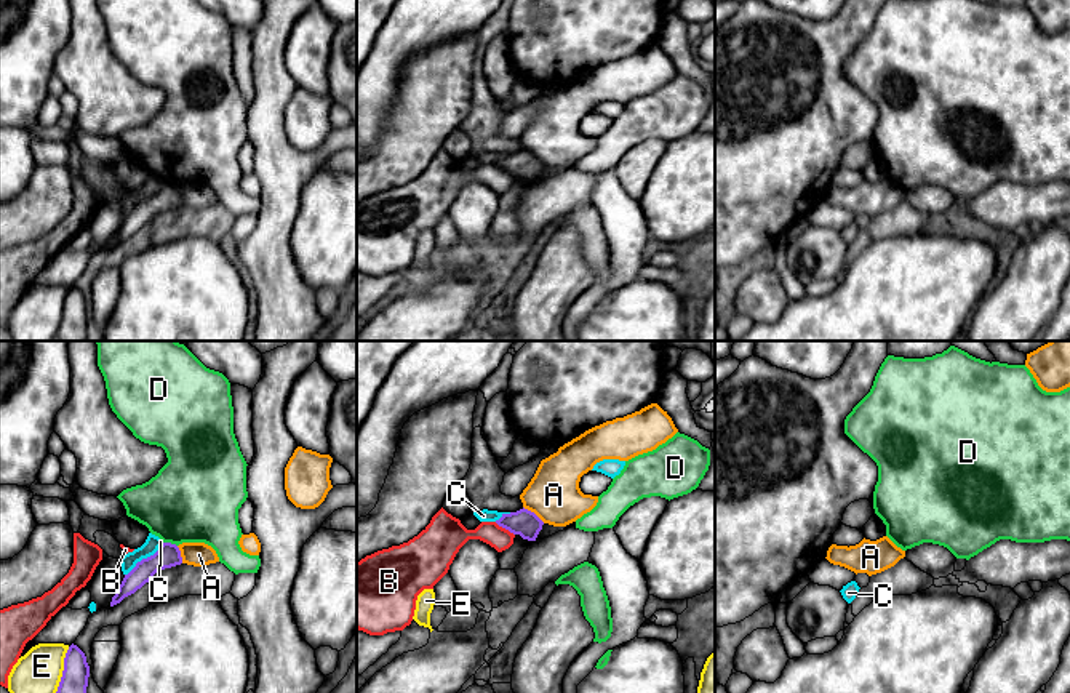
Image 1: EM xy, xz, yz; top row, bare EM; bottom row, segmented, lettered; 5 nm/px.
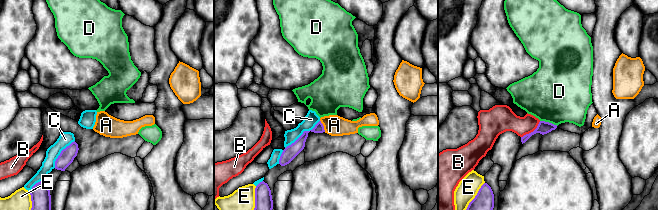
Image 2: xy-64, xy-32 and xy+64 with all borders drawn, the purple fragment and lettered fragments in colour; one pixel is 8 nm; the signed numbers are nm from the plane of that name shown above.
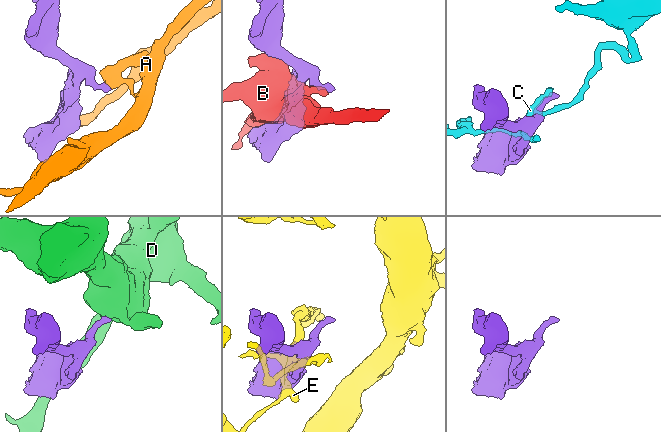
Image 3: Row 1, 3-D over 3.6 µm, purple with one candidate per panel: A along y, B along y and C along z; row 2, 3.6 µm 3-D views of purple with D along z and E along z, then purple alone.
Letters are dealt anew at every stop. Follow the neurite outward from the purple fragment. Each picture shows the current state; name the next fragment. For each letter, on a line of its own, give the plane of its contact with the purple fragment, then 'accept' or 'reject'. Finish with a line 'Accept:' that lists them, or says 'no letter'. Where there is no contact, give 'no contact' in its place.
A: meets purple in xz; reject
B: meets purple in xz; reject
C: meets purple in xy; reject
D: meets purple in xy; reject
E: meets purple in xy; reject
Accept: no letter

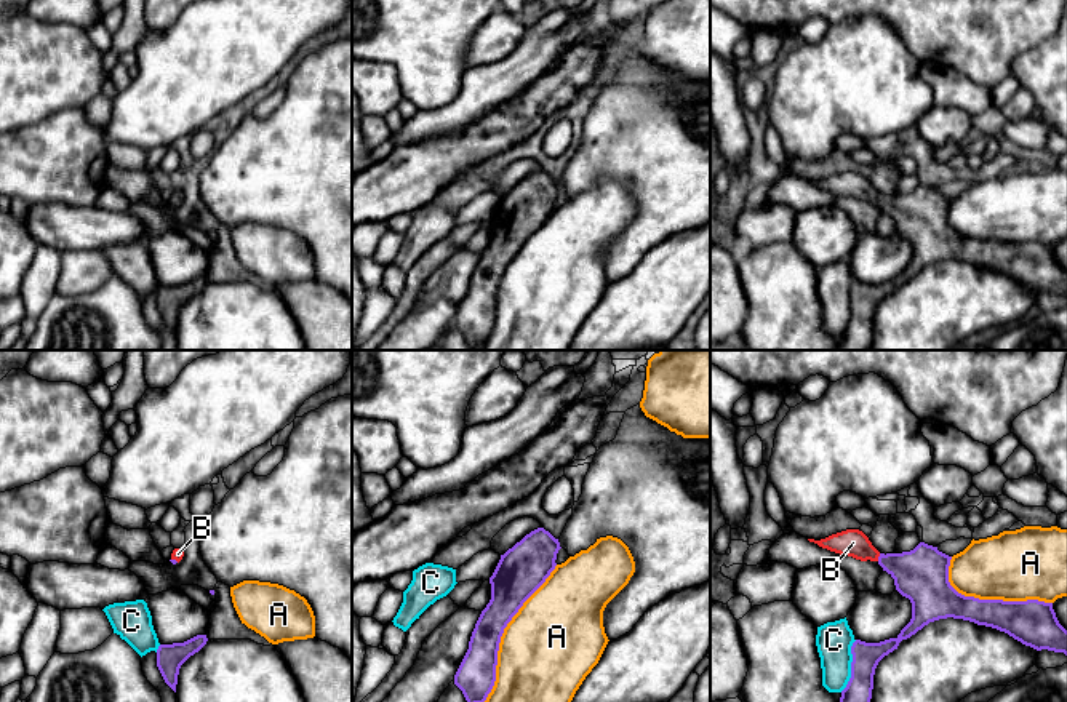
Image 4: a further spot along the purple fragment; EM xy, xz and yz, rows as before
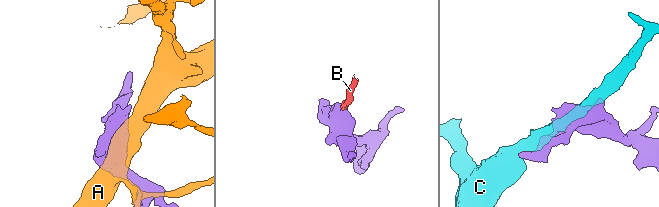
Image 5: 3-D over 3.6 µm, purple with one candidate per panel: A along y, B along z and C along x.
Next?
A: meets purple in xz; reject
B: meets purple in yz; accept
C: meets purple in yz; reject
Accept: B

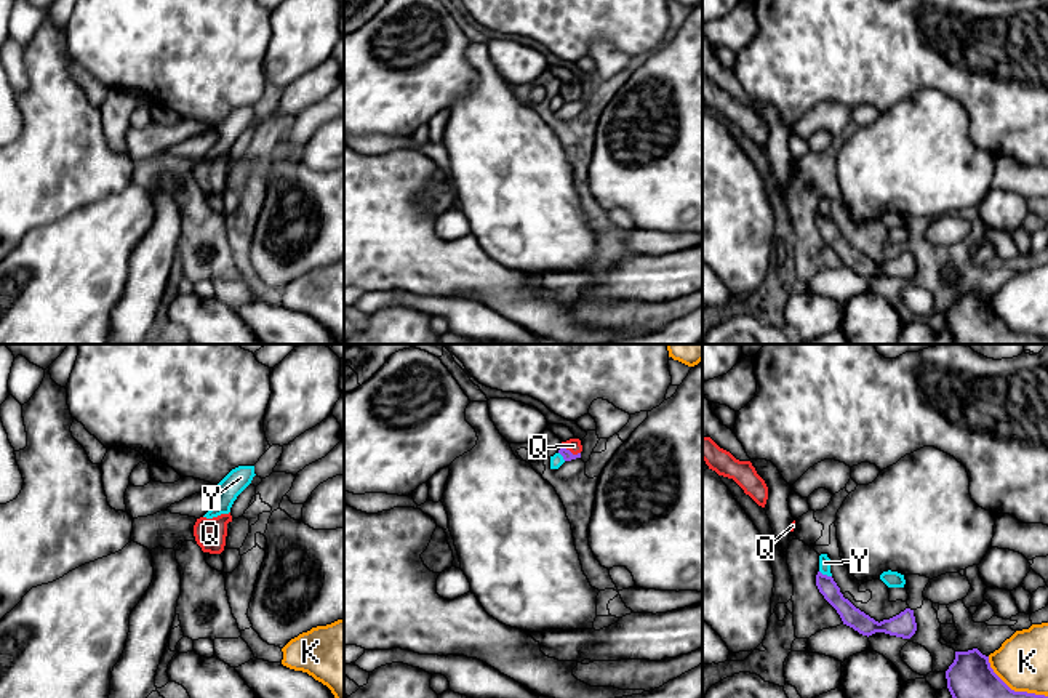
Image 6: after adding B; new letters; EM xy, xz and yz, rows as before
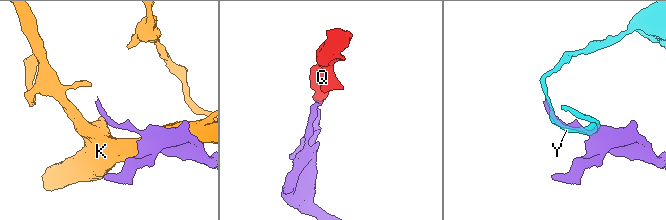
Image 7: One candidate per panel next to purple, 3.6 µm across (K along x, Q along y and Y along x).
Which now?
K: meets purple in yz; reject
Q: meets purple in xz; accept
Y: meets purple in yz; reject
Accept: Q

